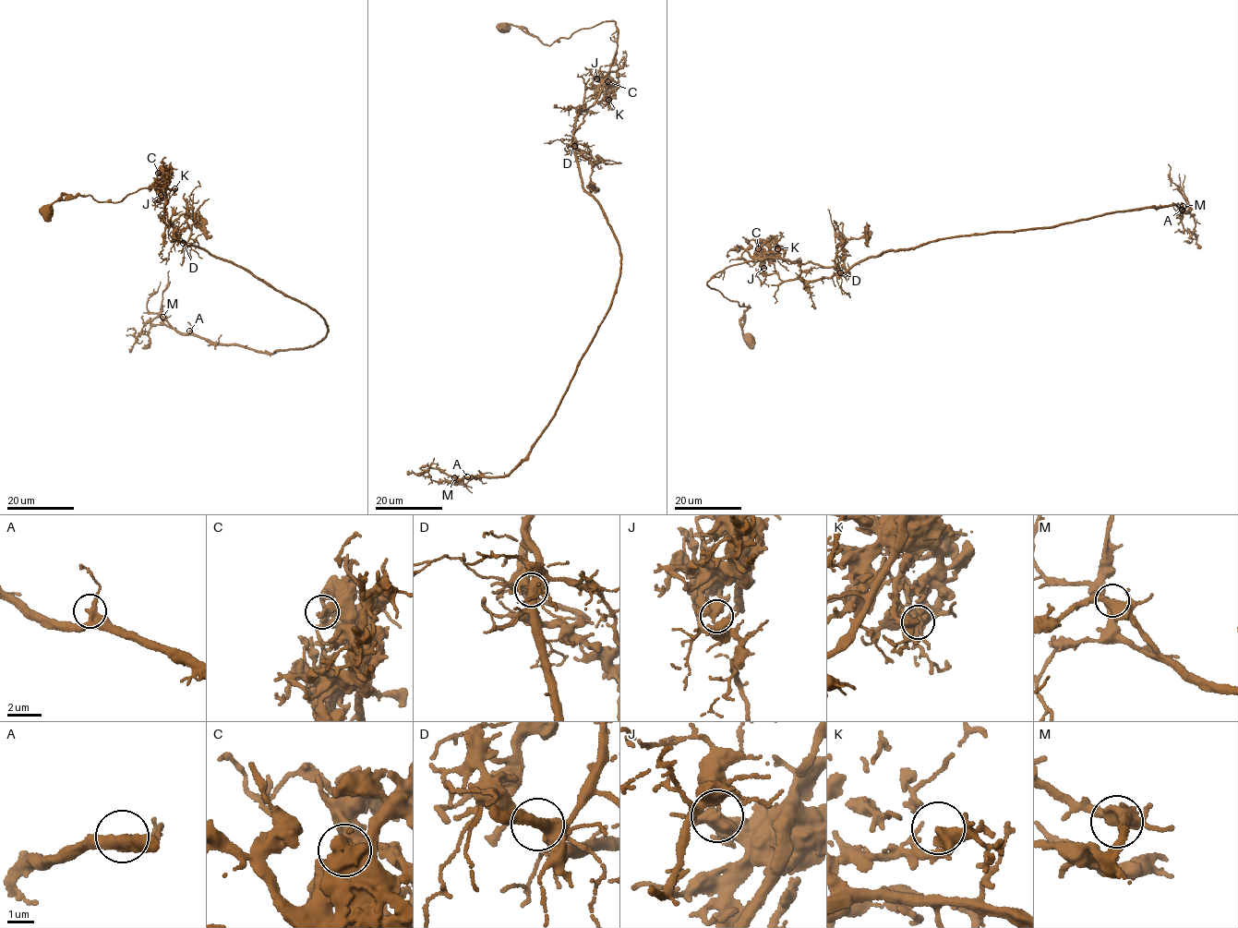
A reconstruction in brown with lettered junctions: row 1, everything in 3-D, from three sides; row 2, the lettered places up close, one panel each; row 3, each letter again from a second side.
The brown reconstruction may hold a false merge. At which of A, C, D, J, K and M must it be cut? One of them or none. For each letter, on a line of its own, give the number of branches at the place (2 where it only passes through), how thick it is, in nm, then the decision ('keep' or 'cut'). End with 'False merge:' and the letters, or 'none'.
A: 3 branches meet; 300 nm thick; keep
C: 1 branches meet; 400 nm thick; keep
D: 3 branches meet; 340 nm thick; keep
J: 2 branches meet; 440 nm thick; cut
K: 2 branches meet; 460 nm thick; keep
M: 2 branches meet; 440 nm thick; keep
False merge: J

